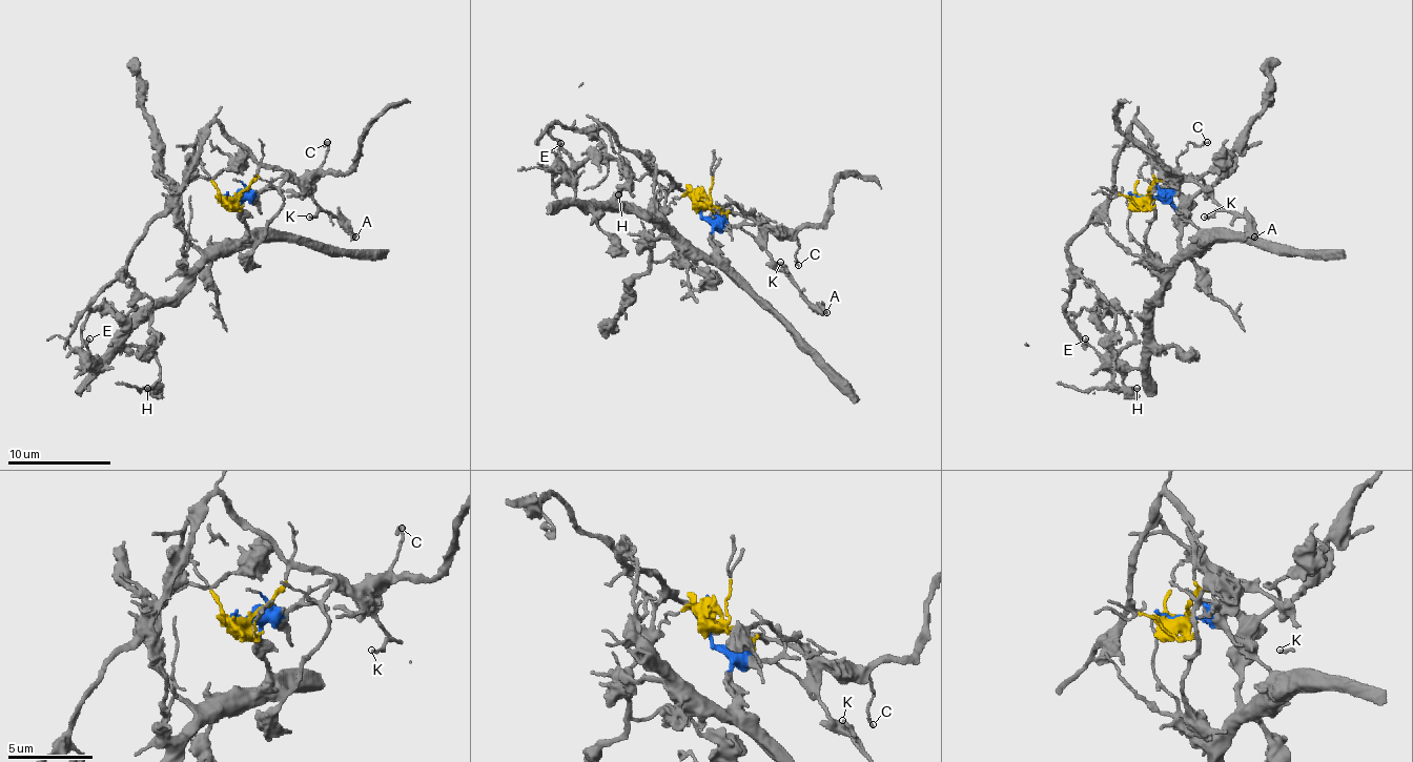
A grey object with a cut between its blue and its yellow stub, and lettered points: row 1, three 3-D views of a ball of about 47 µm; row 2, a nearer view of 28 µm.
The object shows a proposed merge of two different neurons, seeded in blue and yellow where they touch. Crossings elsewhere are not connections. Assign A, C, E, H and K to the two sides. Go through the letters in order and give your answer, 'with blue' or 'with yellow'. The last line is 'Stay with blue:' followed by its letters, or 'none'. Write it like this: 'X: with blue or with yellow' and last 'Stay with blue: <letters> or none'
A: with yellow
C: with yellow
E: with blue
H: with yellow
K: with yellow
Stay with blue: E

